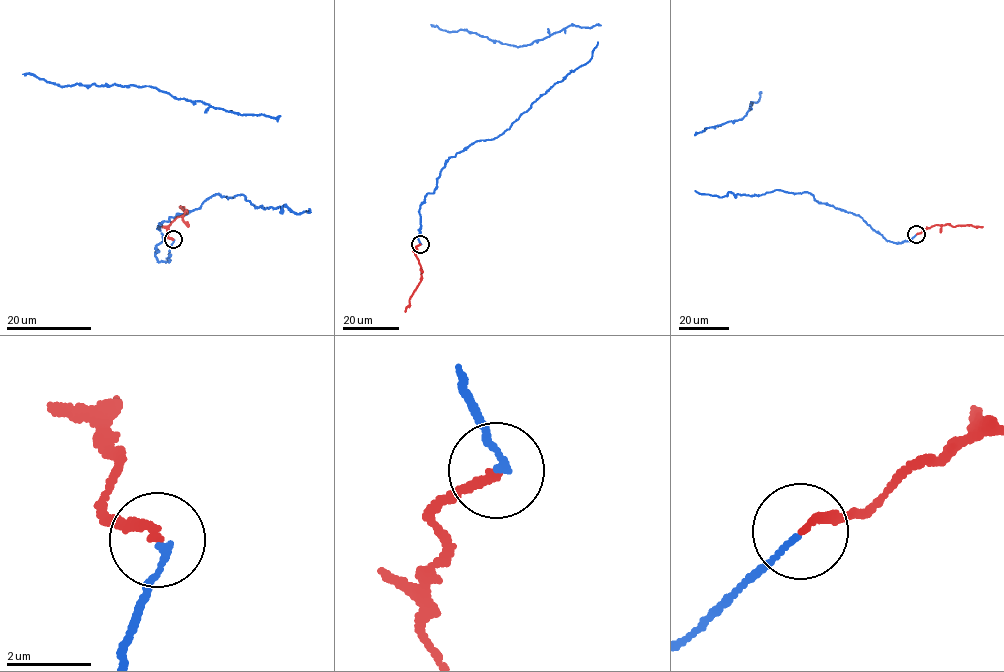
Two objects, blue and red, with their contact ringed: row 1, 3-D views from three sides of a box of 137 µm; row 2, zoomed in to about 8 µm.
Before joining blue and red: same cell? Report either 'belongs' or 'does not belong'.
belongs

